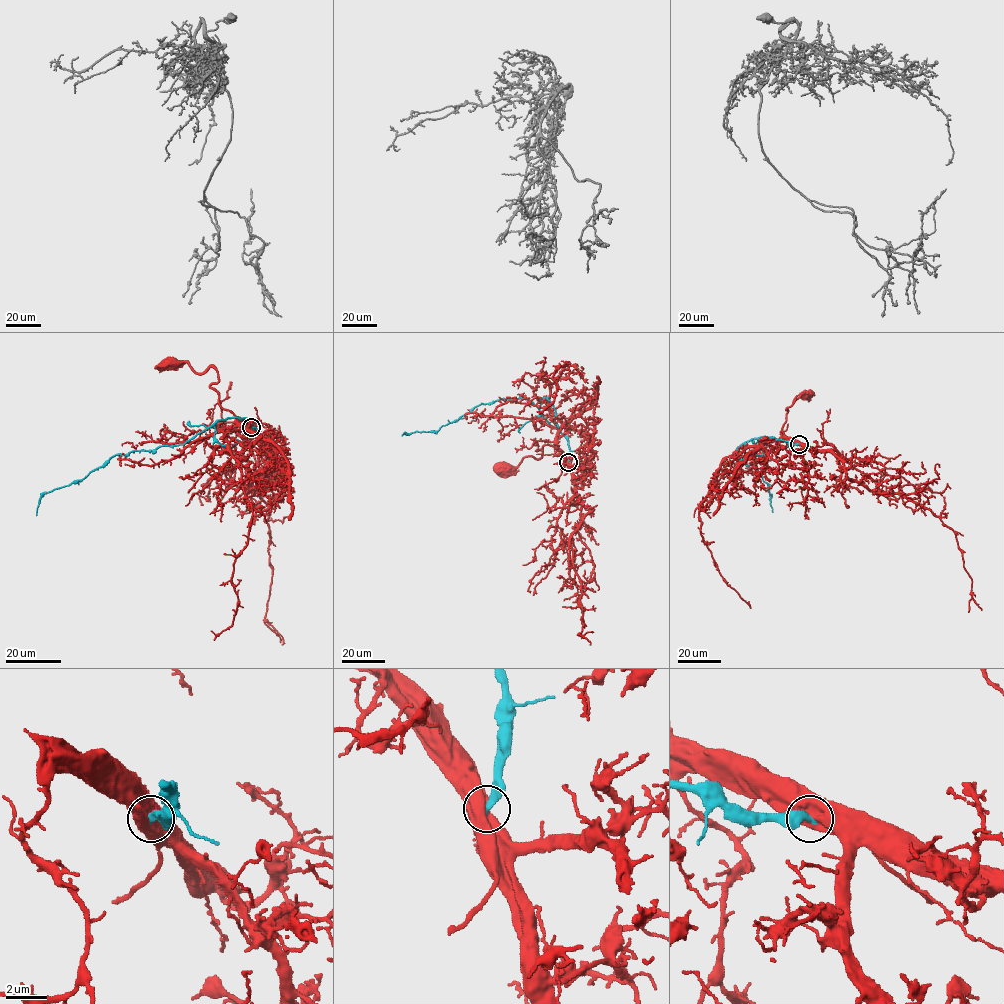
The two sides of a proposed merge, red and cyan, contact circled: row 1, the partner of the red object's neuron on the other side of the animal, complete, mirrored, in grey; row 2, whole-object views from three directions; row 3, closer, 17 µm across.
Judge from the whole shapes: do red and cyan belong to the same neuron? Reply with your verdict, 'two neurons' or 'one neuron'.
two neurons

